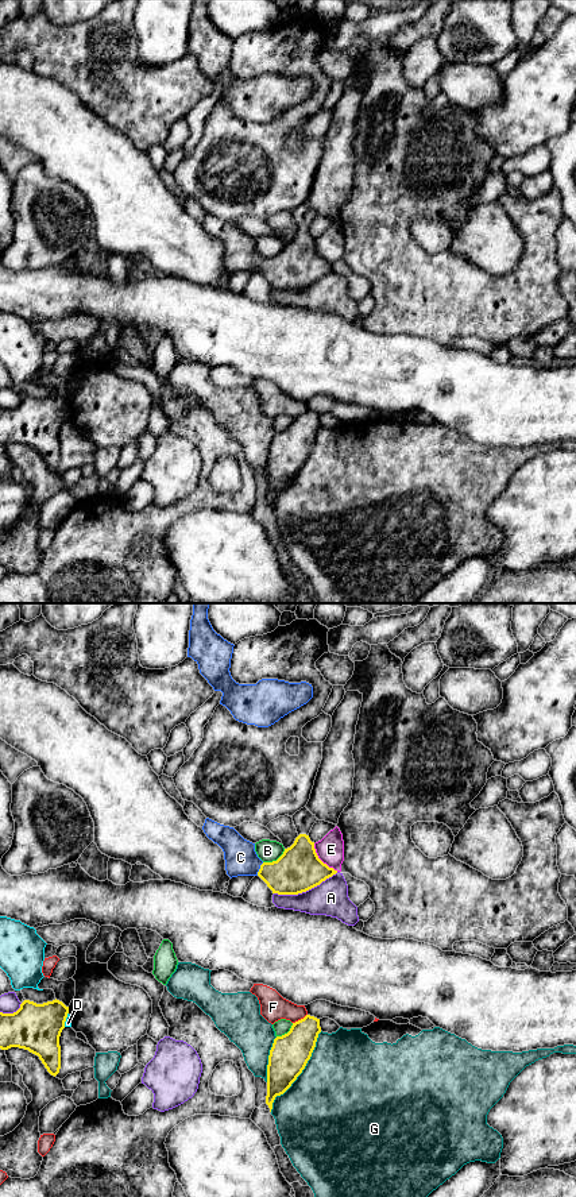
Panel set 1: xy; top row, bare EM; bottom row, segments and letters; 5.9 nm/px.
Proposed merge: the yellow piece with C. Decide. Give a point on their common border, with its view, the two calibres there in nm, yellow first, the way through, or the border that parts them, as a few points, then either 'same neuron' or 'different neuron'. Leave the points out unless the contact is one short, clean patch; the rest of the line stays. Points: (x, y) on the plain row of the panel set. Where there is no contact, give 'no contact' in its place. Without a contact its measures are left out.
meets yellow in xy at (259, 265); 280 nm thick on the yellow side, 190 nm on the other; runs through xy (298, 265), (259, 265), (240, 253); same neuron

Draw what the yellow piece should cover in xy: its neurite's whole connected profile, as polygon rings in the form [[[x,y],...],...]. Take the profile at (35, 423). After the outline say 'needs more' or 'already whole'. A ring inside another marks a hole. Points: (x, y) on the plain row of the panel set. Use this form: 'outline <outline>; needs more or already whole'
outline [[[57,394],[43,399],[24,395],[16,408],[0,408],[0,444],[28,445],[55,472],[61,464],[59,432],[67,409],[69,402]]]; already whole

